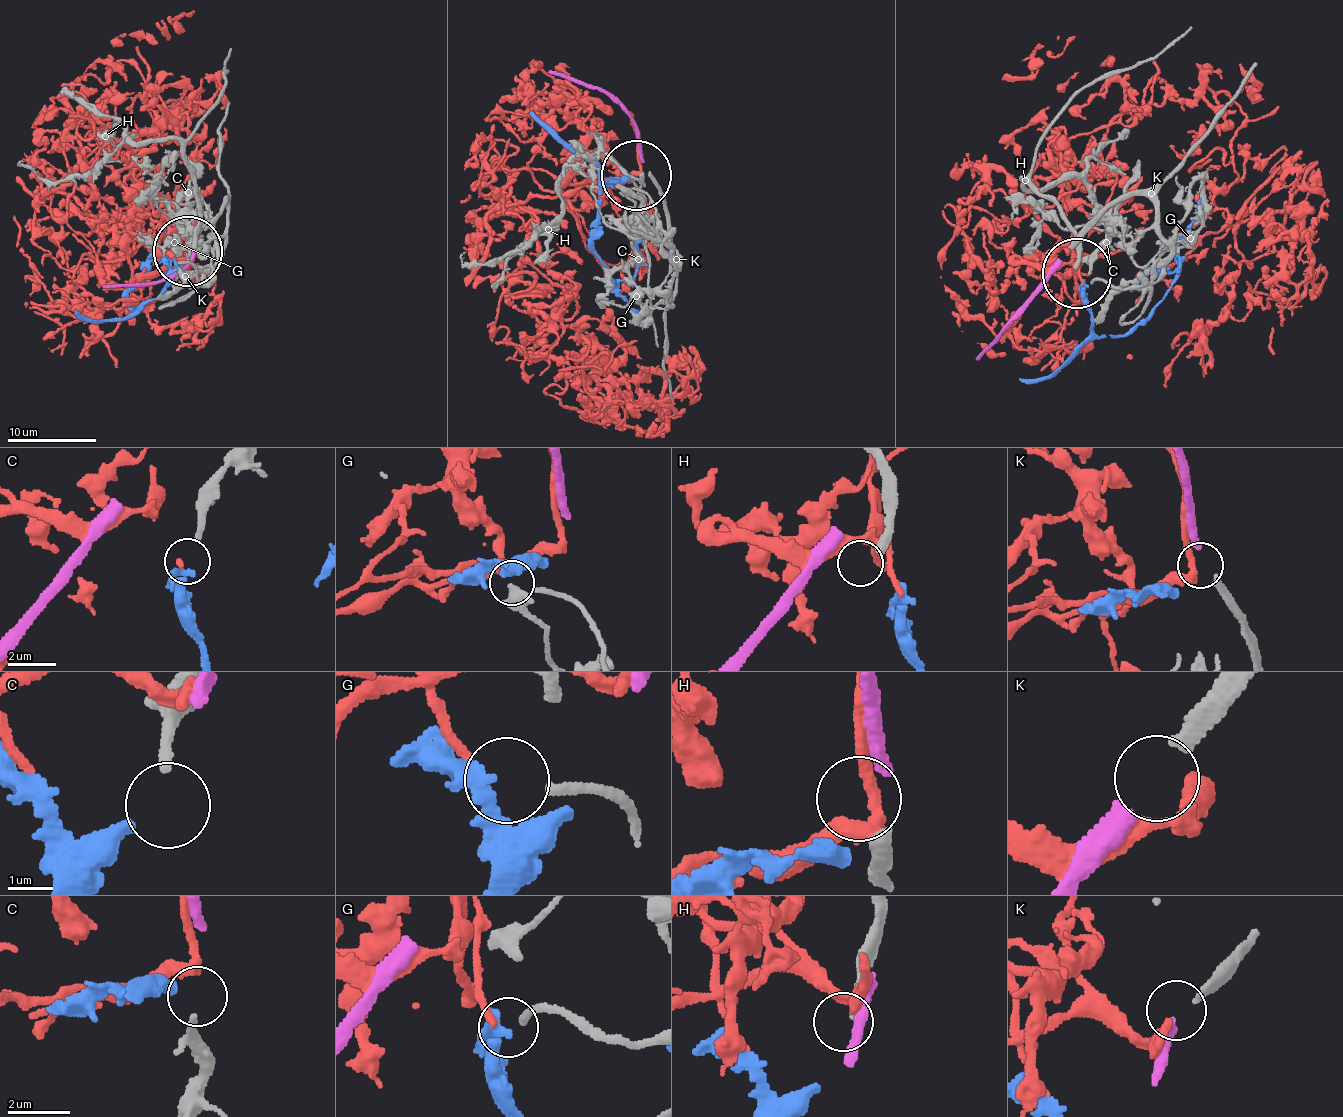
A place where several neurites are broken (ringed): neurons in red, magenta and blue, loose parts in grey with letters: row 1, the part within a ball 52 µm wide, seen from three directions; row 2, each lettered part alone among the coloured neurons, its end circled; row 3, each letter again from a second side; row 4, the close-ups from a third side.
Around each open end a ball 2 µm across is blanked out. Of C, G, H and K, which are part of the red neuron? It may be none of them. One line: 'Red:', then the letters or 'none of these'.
Red: G

